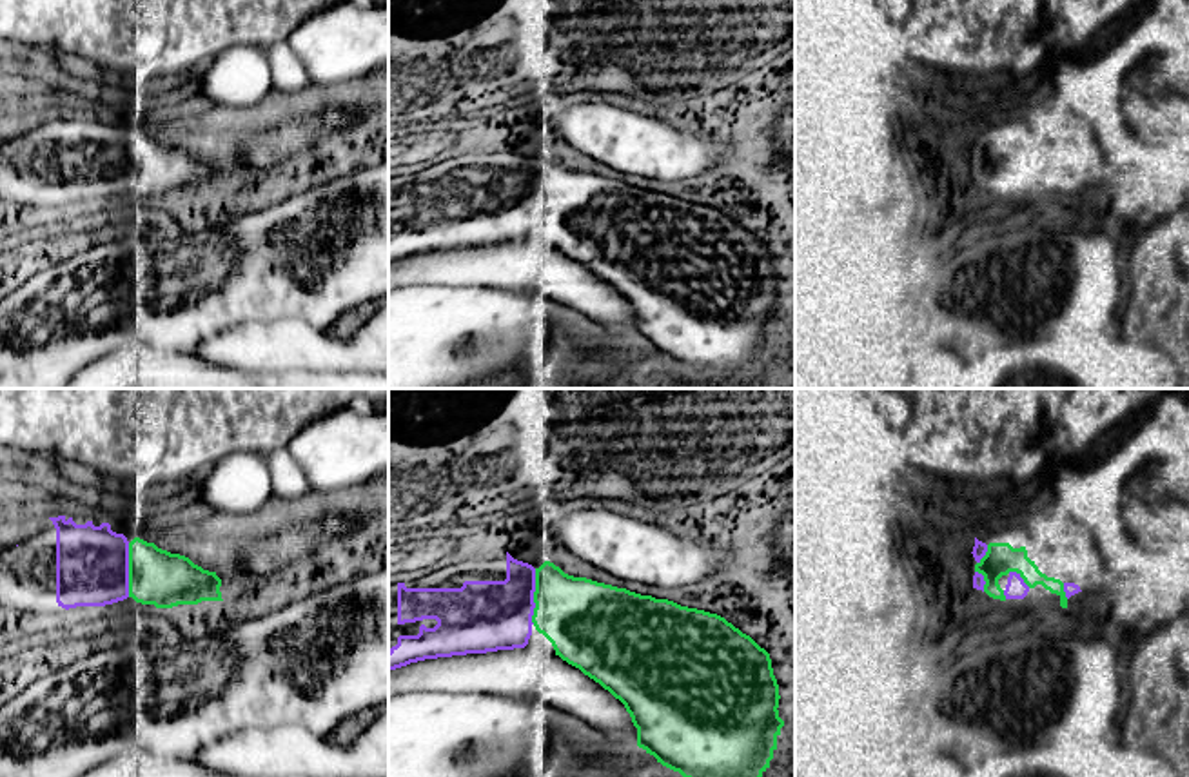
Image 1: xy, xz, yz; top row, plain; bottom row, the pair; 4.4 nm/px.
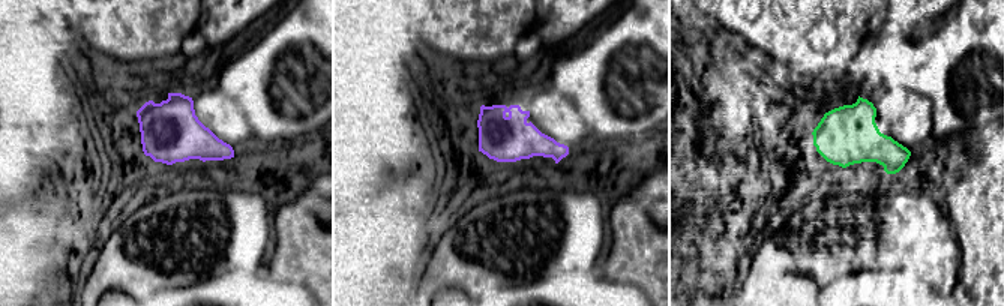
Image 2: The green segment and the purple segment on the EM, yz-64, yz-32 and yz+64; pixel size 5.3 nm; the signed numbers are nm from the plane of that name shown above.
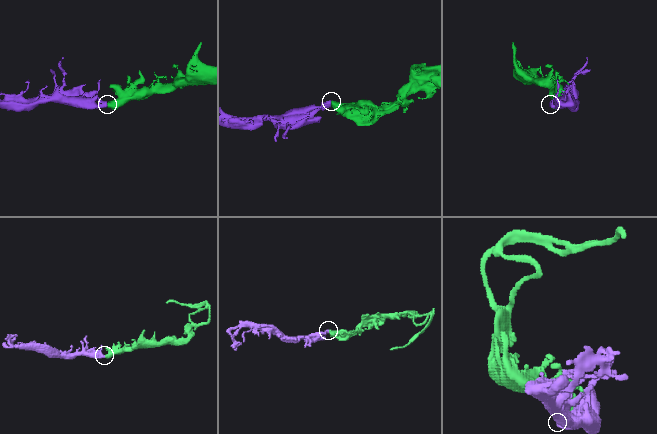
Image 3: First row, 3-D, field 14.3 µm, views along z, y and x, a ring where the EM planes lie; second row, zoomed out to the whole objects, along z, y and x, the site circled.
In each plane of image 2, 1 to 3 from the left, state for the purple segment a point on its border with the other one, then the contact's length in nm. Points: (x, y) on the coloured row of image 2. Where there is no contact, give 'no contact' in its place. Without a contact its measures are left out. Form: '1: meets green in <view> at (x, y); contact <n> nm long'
1: no contact
2: no contact
3: no contact

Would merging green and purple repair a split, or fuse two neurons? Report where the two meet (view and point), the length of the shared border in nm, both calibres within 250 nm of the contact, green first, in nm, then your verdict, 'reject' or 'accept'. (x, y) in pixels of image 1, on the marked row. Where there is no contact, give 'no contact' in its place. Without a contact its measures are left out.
xz (534, 596) | 240 nm | 360/320 nm | accept

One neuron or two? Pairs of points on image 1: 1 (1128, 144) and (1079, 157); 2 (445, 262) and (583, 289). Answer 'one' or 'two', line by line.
1: two
2: one

